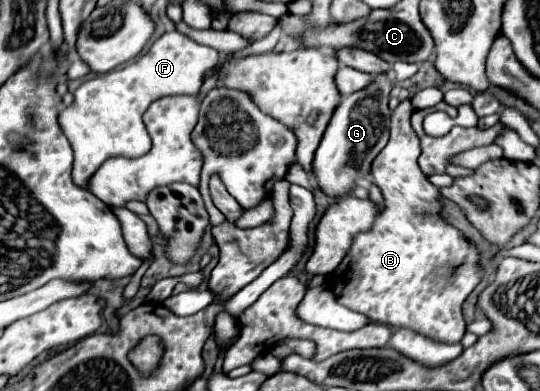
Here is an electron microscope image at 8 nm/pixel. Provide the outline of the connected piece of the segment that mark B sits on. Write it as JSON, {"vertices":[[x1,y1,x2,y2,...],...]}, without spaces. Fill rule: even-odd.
{"vertices":[[409,100,401,102,393,110,391,138,371,166,371,176,373,176,371,182,381,188,385,198,385,210,375,220,371,230,361,232,353,238,351,248,345,254,343,262,329,276,329,286,337,302,361,314,369,314,369,318,373,318,375,322,413,328,419,334,453,344,459,342,465,334,465,320,461,314,461,306,483,278,483,268,479,266,481,250,473,240,469,240,459,228,455,228,441,214,441,190,427,180,427,176,421,172,417,164,421,146,415,130,409,124,411,112,413,106]]}

